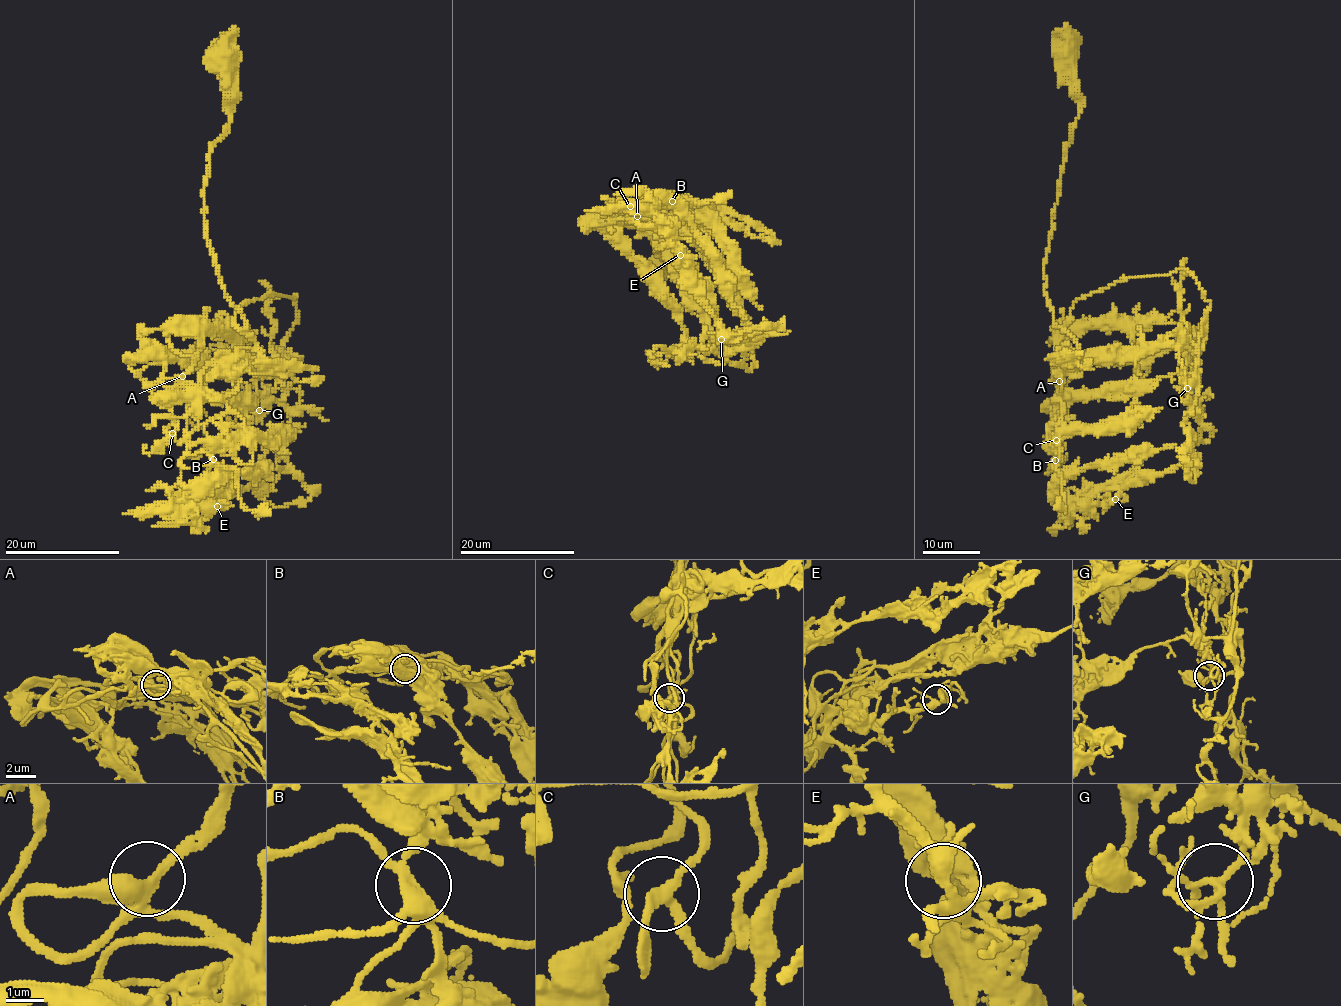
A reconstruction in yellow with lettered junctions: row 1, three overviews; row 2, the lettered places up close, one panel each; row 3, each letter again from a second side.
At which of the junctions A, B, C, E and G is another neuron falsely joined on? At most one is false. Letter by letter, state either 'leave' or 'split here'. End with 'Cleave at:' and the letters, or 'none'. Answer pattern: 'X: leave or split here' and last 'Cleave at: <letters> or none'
A: leave
B: leave
C: leave
E: leave
G: leave
Cleave at: none

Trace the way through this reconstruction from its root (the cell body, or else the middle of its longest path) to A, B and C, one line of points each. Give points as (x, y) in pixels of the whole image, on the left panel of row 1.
A: (221, 64), (228, 128), (210, 149), (204, 177), (206, 241), (257, 356), (220, 353), (197, 385), (182, 376)
B: (221, 64), (228, 128), (204, 177), (206, 241), (257, 356), (244, 356), (239, 385), (225, 398), (213, 458)
C: (221, 64), (228, 128), (204, 177), (206, 241), (257, 356), (220, 353), (199, 425), (180, 444), (172, 433)

